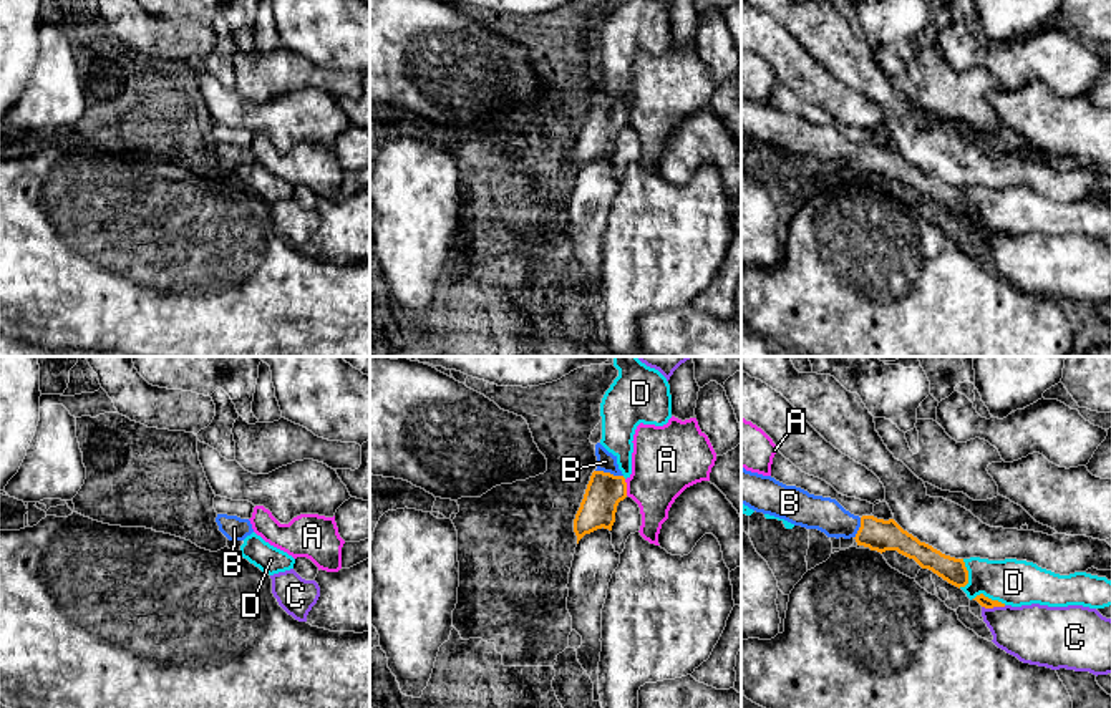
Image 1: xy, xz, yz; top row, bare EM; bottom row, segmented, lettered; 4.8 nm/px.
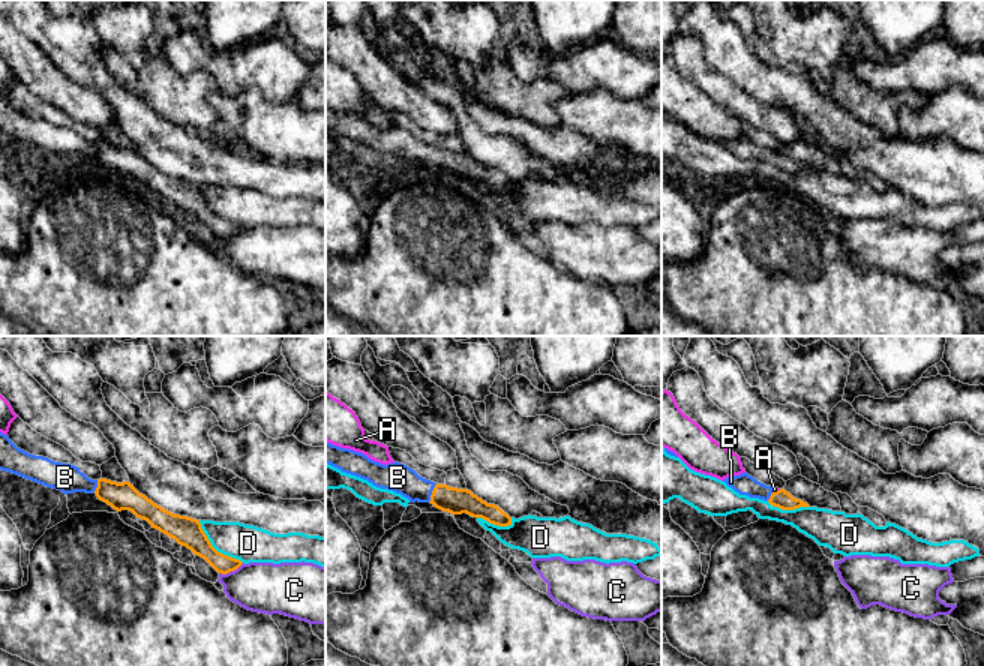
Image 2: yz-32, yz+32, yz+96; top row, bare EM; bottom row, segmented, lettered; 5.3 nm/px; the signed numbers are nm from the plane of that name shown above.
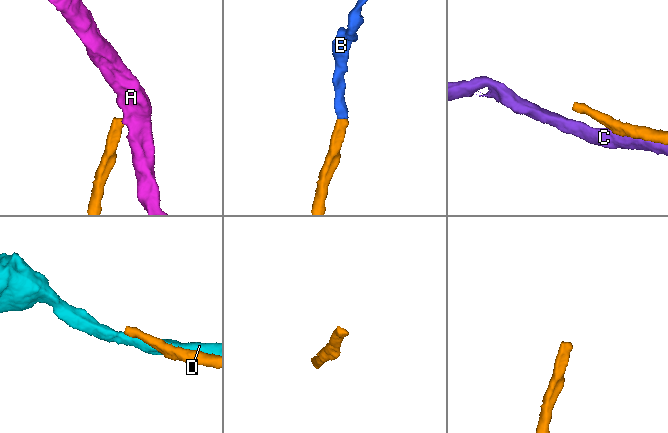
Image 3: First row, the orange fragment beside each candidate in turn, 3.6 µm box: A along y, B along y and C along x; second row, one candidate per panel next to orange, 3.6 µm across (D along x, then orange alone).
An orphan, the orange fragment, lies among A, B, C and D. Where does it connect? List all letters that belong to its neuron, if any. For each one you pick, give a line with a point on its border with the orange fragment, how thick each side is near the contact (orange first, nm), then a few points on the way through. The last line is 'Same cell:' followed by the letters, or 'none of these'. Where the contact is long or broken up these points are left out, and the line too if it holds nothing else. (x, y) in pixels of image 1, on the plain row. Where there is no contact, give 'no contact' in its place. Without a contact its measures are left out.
B: meets orange in xz at (609, 101); 180 nm thick on the orange side, 100 nm on the other; runs through xz (604, 120), (609, 101), (606, 90)
Same cell: B

